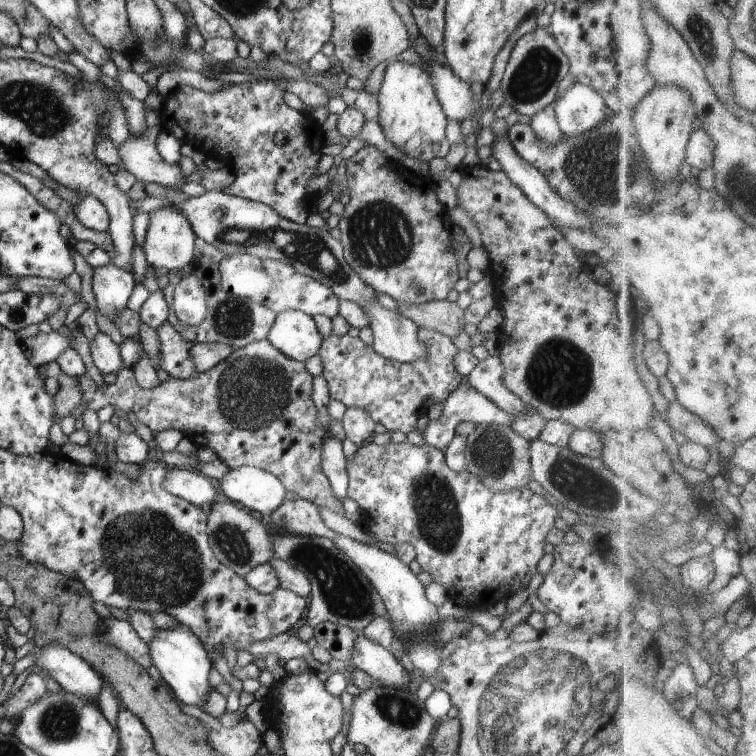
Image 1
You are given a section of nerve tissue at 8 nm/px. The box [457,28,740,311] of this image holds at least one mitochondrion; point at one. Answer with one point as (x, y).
(592, 168)

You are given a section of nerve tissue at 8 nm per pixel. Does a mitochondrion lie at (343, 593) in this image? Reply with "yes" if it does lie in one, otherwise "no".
yes

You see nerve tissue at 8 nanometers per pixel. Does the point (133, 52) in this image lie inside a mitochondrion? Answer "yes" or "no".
no

